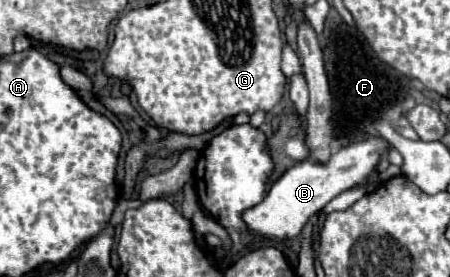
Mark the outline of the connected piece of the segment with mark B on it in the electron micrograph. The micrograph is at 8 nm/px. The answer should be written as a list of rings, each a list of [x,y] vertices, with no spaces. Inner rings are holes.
[[[368,135],[362,141],[354,141],[346,147],[340,147],[334,151],[328,159],[328,163],[316,163],[316,161],[300,161],[292,165],[268,191],[266,199],[258,203],[256,207],[244,211],[244,221],[250,227],[250,231],[256,231],[258,235],[278,237],[278,239],[292,239],[302,233],[304,225],[312,215],[322,211],[326,203],[330,203],[336,195],[364,183],[372,171],[376,171],[382,157],[388,155],[390,143],[382,139],[380,135]]]

